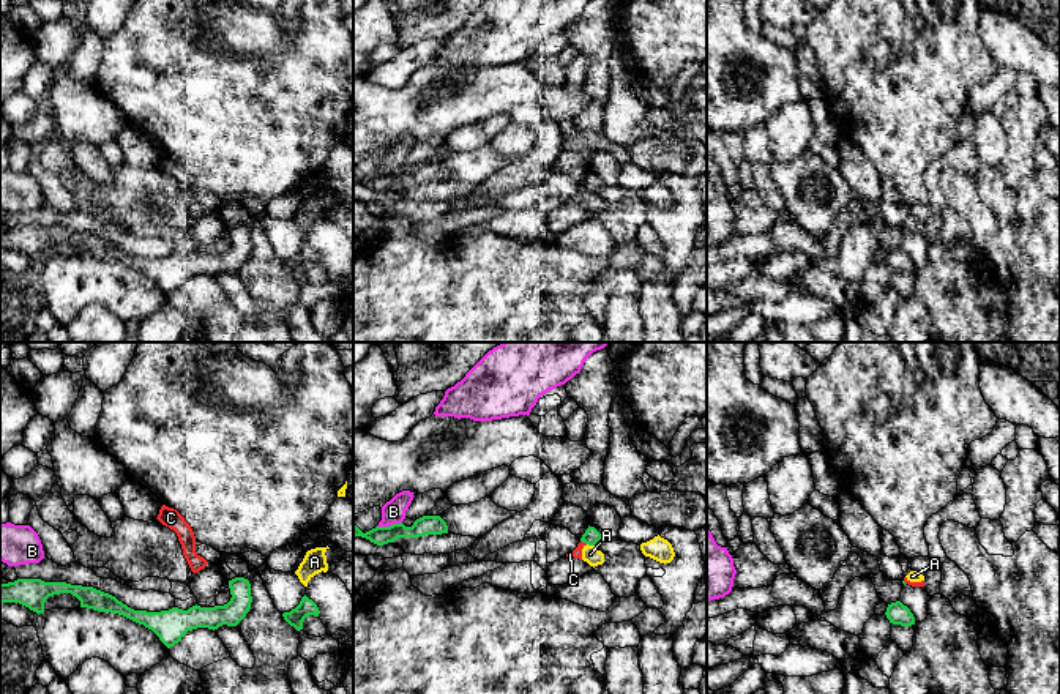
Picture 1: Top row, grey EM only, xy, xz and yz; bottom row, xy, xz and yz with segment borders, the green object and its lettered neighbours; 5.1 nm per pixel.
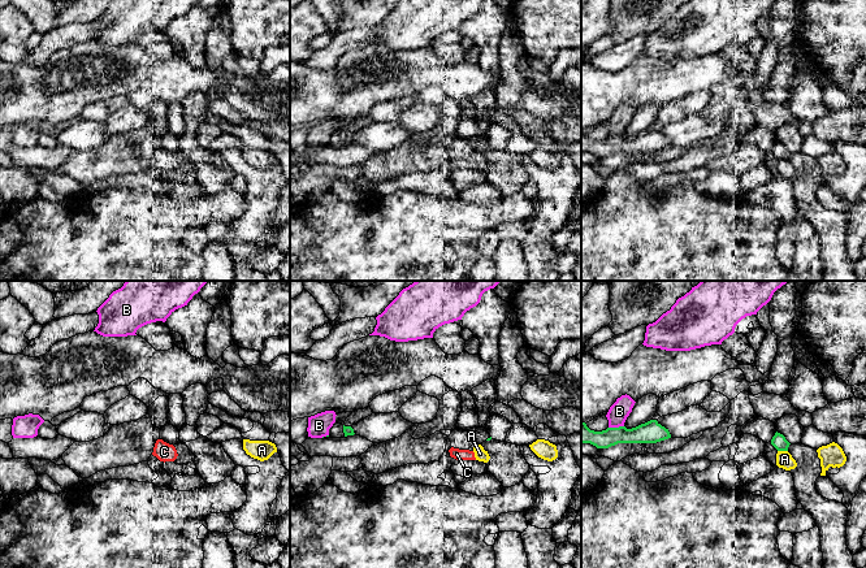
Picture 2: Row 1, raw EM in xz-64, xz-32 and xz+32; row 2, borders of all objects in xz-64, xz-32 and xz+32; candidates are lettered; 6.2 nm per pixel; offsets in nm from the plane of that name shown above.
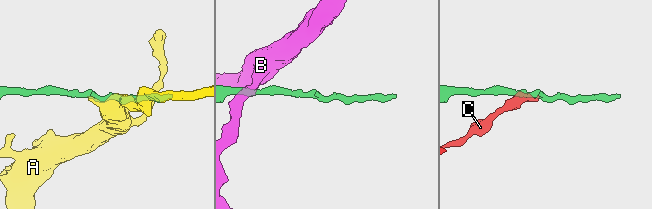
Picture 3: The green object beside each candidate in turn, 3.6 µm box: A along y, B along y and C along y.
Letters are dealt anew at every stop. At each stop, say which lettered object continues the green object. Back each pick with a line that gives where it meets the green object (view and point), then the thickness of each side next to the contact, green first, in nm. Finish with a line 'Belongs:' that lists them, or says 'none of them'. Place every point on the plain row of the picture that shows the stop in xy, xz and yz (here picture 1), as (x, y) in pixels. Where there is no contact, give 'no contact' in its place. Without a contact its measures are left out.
Belongs: none of them

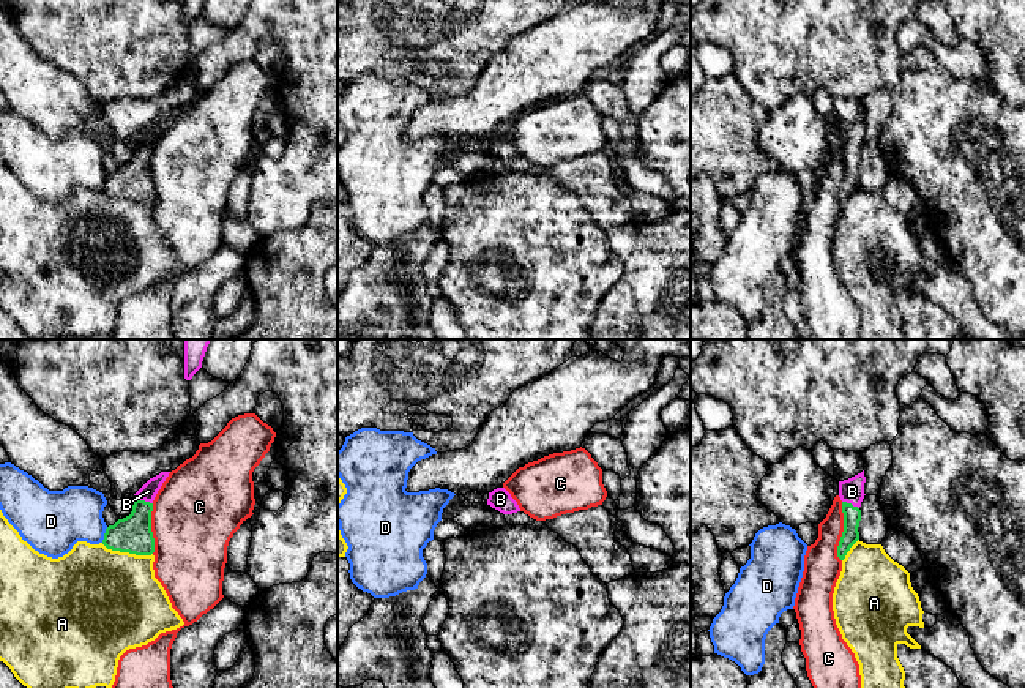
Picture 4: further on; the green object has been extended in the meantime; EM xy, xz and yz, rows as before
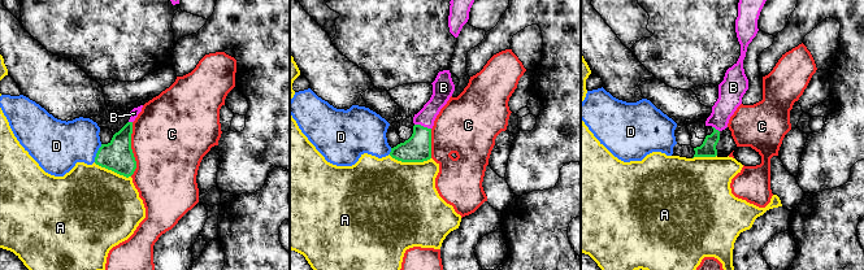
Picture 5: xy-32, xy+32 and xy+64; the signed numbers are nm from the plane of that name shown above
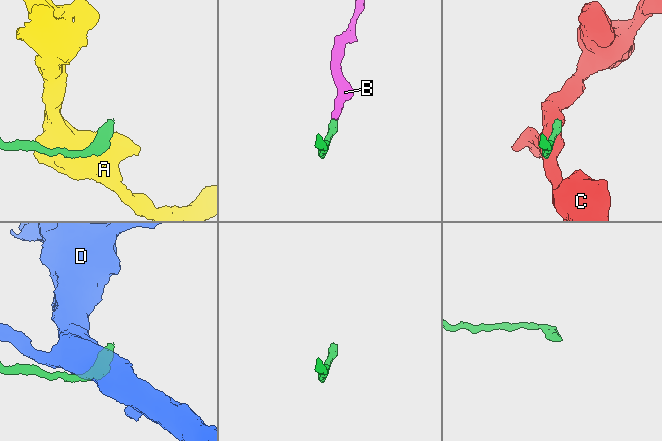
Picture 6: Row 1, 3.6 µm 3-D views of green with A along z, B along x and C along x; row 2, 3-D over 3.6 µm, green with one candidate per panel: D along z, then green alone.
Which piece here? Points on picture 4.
B: xy (144, 147) | 190/90 nm
Belongs: B

